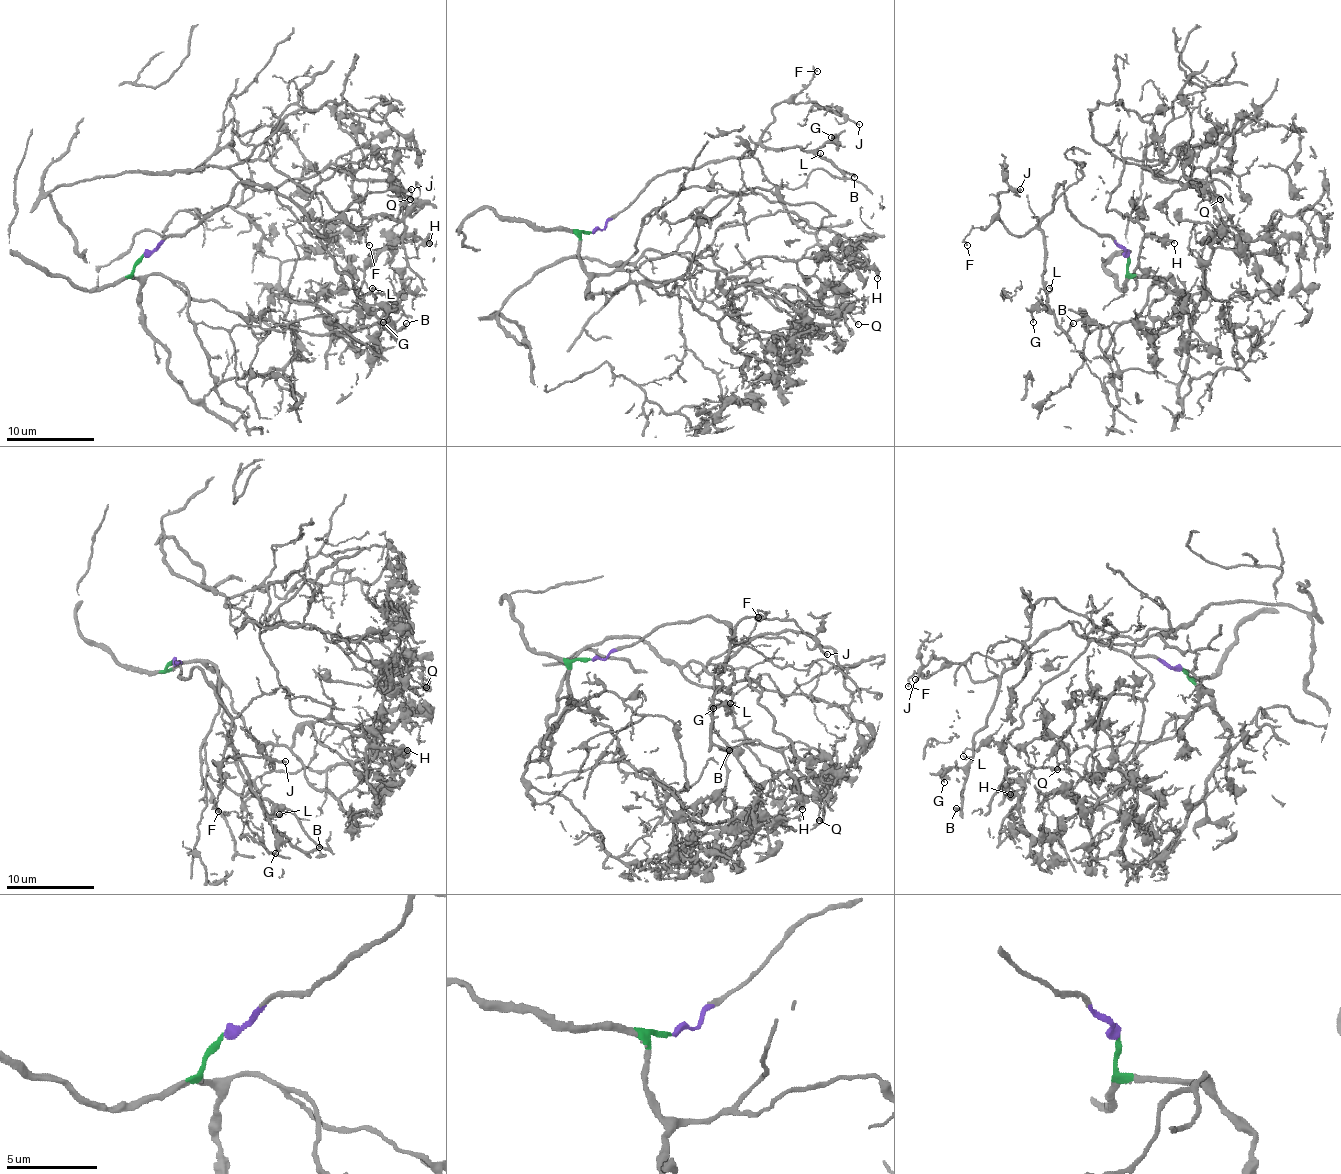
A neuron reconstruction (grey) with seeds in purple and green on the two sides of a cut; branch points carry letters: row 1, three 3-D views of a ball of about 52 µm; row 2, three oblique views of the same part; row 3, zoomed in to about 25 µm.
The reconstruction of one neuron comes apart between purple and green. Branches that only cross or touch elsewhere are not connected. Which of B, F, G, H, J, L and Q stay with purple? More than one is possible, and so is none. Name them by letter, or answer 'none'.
B, F, G, J, L

